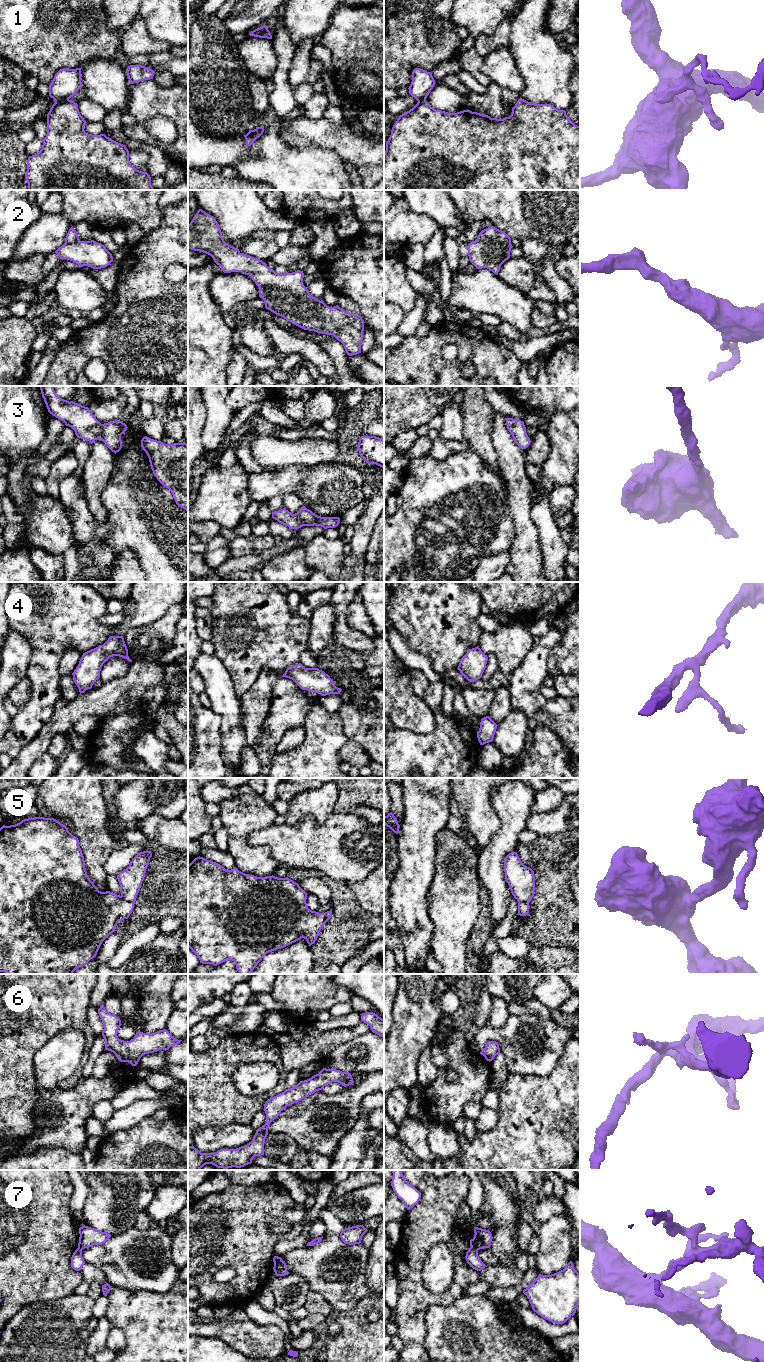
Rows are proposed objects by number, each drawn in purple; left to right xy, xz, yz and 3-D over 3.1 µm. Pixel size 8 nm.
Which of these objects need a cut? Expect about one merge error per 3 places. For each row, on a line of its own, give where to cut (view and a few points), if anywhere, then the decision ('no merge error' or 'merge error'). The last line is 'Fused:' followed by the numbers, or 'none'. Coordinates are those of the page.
1: cut in xy along (68, 99), (55, 102); merge error
2: no cut; no merge error
3: no cut; no merge error
4: no cut; no merge error
5: no cut; no merge error
6: no cut; no merge error
7: cut in yz along (471, 1246), (478, 1249); merge error
Fused: 1, 7

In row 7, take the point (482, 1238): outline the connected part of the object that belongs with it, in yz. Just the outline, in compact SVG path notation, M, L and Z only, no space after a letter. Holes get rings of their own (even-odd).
M474 1227L474 1237L470 1240L470 1246L478 1250L490 1248L492 1242L492 1234L489 1230Z

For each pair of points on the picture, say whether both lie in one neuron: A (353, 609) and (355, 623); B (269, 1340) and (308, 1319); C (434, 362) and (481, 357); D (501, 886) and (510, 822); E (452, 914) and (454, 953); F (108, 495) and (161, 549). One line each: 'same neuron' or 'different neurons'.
A: same neuron
B: different neurons
C: same neuron
D: same neuron
E: same neuron
F: same neuron

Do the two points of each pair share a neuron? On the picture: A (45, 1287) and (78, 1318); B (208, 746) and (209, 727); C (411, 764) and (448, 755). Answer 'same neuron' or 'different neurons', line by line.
A: different neurons
B: same neuron
C: same neuron

